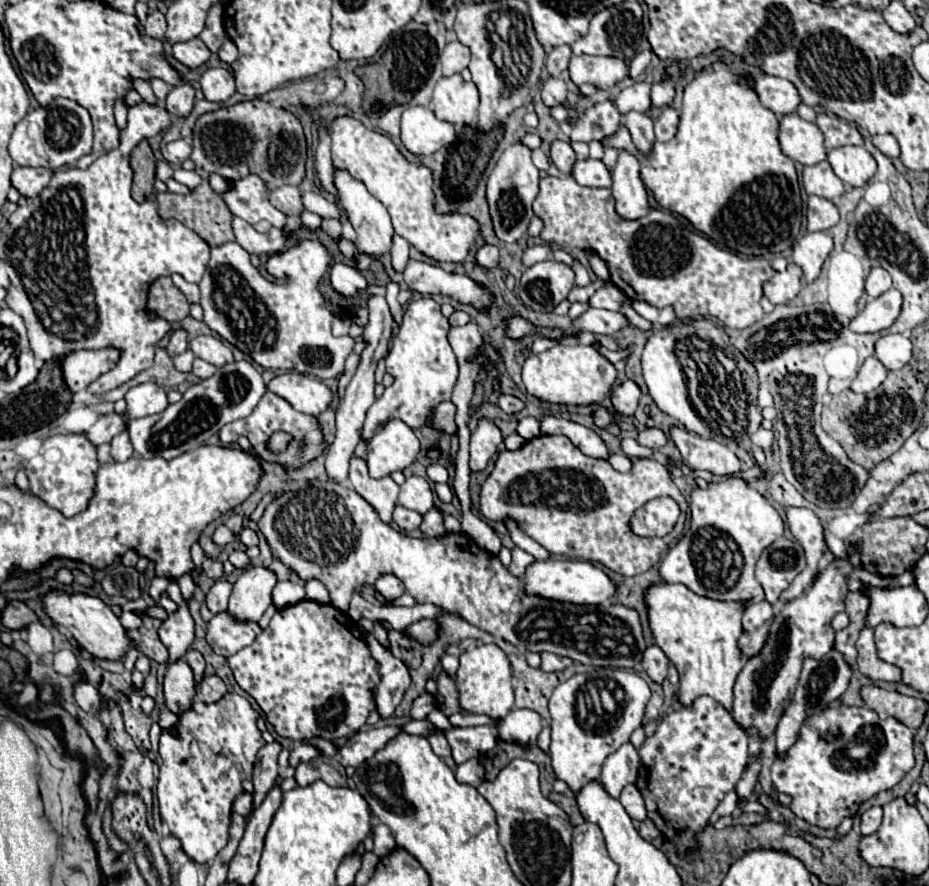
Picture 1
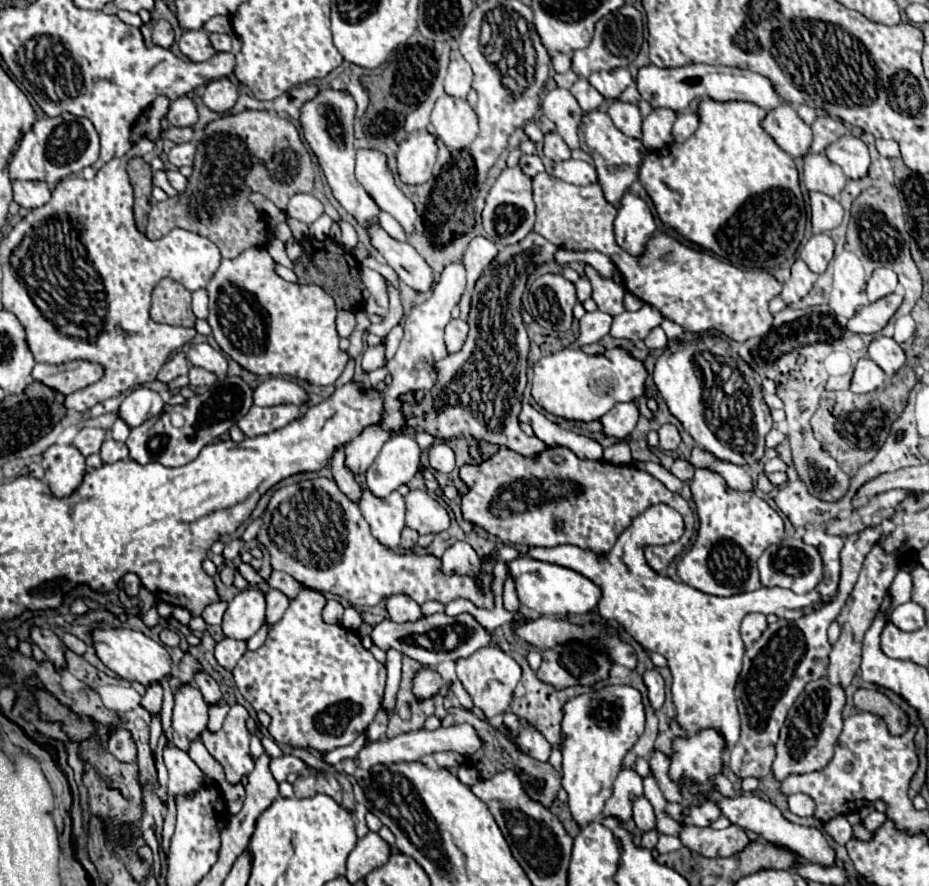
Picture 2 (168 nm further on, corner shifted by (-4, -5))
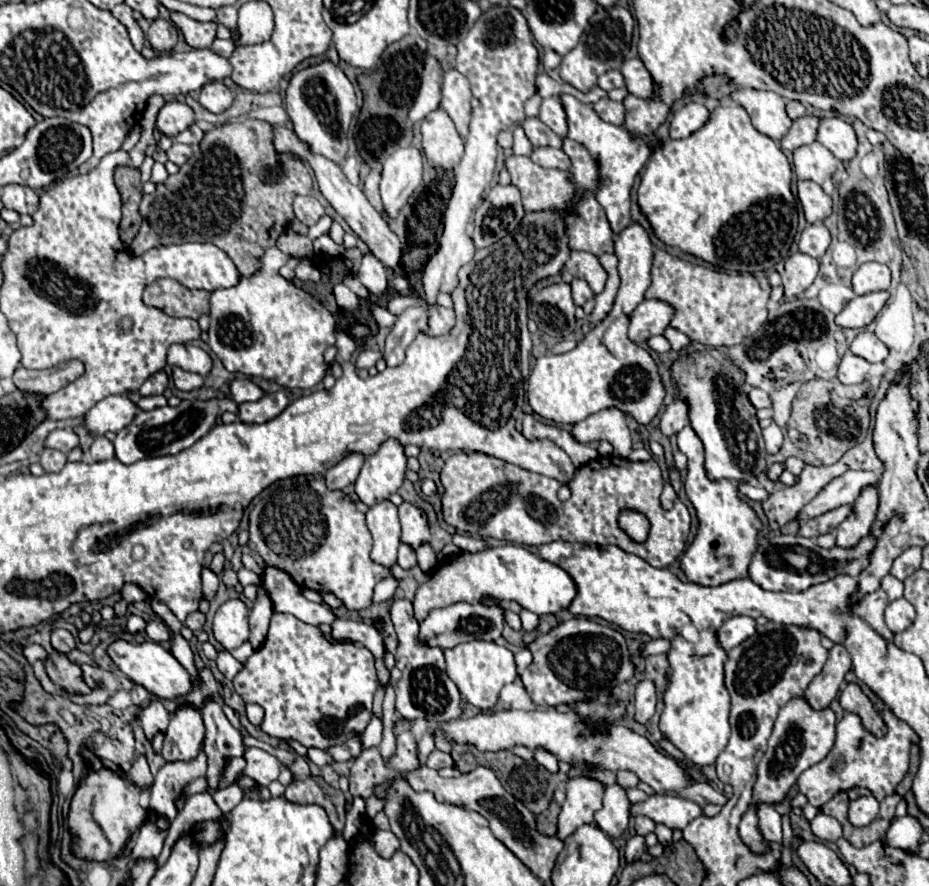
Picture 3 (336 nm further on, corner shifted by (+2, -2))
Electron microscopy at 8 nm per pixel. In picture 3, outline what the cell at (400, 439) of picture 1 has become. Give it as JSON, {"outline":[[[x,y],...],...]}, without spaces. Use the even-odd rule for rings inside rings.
{"outline":[[[386,440],[376,454],[366,458],[358,480],[354,482],[358,498],[366,506],[374,506],[378,502],[388,500],[388,496],[402,486],[404,472],[404,448],[396,444],[396,440]]]}

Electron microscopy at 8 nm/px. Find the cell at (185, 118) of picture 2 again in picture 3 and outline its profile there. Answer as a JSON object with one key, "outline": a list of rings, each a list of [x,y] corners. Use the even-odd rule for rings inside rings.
{"outline":[[[178,100],[166,102],[162,106],[162,110],[158,112],[158,120],[156,120],[158,130],[170,138],[174,138],[176,134],[180,134],[182,130],[186,130],[192,124],[194,124],[192,108],[184,102],[178,102]]]}

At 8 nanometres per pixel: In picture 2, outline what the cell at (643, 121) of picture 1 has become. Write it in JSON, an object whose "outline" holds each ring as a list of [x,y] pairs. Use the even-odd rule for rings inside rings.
{"outline":[[[614,101],[608,107],[608,115],[612,117],[614,125],[624,133],[634,139],[642,139],[642,115],[636,103],[624,103],[624,101]]]}

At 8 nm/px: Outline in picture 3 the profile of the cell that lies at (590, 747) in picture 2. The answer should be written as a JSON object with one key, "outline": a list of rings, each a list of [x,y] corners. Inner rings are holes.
{"outline":[[[574,778],[566,780],[566,802],[558,816],[558,832],[560,840],[566,840],[576,828],[590,824],[594,812],[602,808],[604,786],[592,778]]]}

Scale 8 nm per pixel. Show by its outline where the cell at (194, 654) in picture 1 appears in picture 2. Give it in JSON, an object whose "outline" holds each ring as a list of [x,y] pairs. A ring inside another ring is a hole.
{"outline":[[[198,671],[194,675],[194,685],[202,691],[206,703],[218,703],[218,699],[222,699],[222,693],[220,693],[220,687],[218,683],[204,671]]]}

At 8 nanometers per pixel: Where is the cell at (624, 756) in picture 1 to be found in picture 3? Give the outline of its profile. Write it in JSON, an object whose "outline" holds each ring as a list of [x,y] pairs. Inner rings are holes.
{"outline":[[[618,784],[606,786],[604,790],[604,806],[594,814],[594,824],[608,836],[620,838],[622,832],[628,828],[630,818],[630,800],[626,790]]]}

